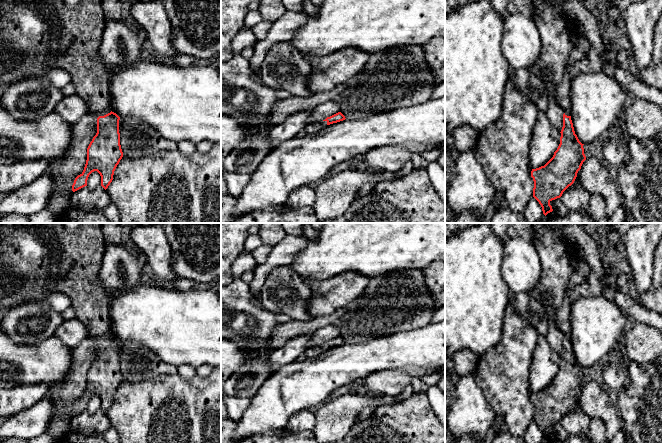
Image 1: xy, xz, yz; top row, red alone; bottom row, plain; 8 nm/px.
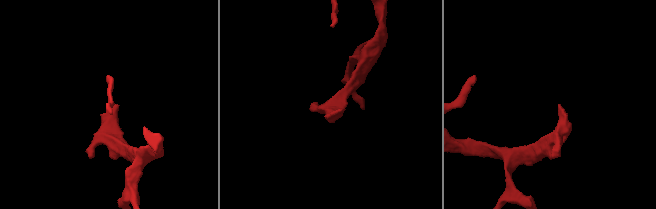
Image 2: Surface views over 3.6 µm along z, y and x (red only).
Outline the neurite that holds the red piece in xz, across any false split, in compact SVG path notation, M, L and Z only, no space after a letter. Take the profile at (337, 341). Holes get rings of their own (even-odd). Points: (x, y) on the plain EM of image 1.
M338 336L330 341L327 341L323 345L315 346L312 348L307 348L305 351L305 354L306 354L307 358L314 358L314 357L322 354L327 349L337 347L337 346L343 345L345 343L346 343L345 340L341 336Z

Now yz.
M550 223L550 225L553 227L554 231L558 234L559 238L565 243L566 250L571 254L571 264L574 270L574 273L569 281L568 288L566 290L566 294L564 297L564 301L560 308L557 310L557 313L555 314L554 321L557 325L557 327L562 331L564 338L563 338L563 351L561 354L561 361L560 361L560 368L557 372L557 374L554 376L553 381L544 389L536 393L532 393L531 395L531 401L533 402L534 405L534 412L533 412L533 421L539 426L539 428L542 431L543 438L546 440L548 437L552 436L552 430L550 429L550 426L552 424L555 424L557 422L560 422L563 418L563 416L571 410L576 401L578 395L581 393L581 390L583 386L586 384L586 380L584 378L584 372L583 369L577 359L575 358L573 347L571 344L571 325L570 325L570 310L571 310L571 305L572 301L569 298L567 292L570 288L572 287L578 287L580 284L584 283L590 278L591 270L589 266L583 261L583 259L577 254L577 248L576 246L571 243L567 237L565 236L562 228L560 228L556 223Z

